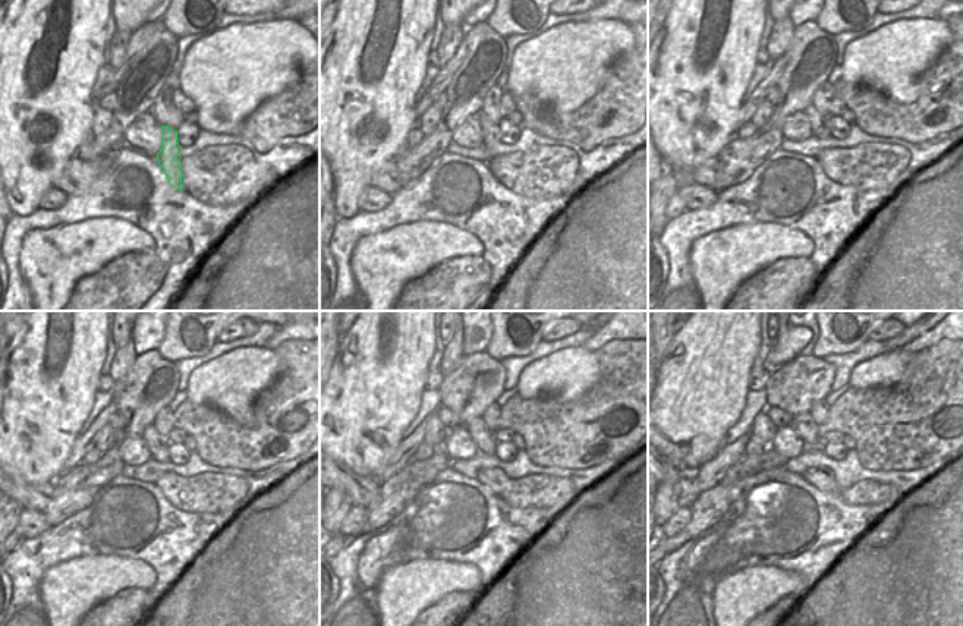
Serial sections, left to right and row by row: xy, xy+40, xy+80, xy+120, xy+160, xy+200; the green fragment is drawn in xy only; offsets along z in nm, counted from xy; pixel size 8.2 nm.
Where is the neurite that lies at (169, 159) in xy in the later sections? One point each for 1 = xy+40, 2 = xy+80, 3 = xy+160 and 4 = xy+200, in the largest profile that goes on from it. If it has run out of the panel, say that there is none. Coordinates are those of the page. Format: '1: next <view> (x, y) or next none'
1: next xy+40 (491, 132)
2: next xy+80 (818, 122)
3: next xy+160 (485, 442)
4: next xy+200 (803, 424)

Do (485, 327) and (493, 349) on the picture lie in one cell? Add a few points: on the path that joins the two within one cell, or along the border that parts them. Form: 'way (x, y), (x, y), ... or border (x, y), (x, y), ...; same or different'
border (494, 326), (490, 342), (484, 349); different

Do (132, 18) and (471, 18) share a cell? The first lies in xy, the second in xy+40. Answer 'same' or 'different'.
different

